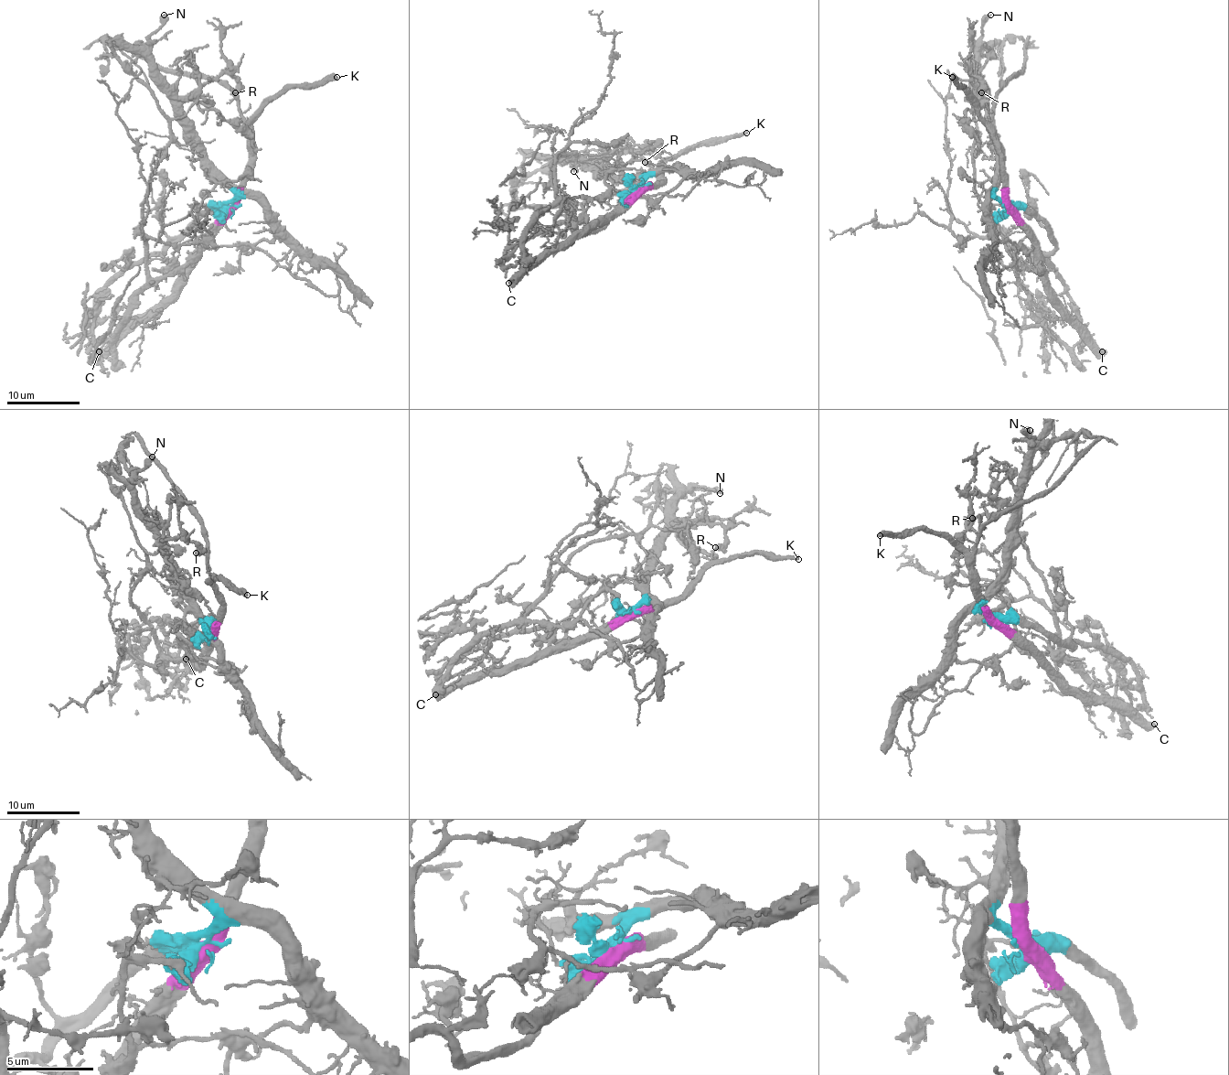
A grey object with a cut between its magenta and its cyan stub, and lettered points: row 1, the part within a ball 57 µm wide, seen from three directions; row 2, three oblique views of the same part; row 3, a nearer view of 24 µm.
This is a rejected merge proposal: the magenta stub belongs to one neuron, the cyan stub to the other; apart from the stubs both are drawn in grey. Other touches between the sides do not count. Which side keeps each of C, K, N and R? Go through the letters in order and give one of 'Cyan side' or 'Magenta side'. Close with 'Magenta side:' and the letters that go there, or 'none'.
C: Magenta side
K: Magenta side
N: Cyan side
R: Cyan side
Magenta side: C, K

